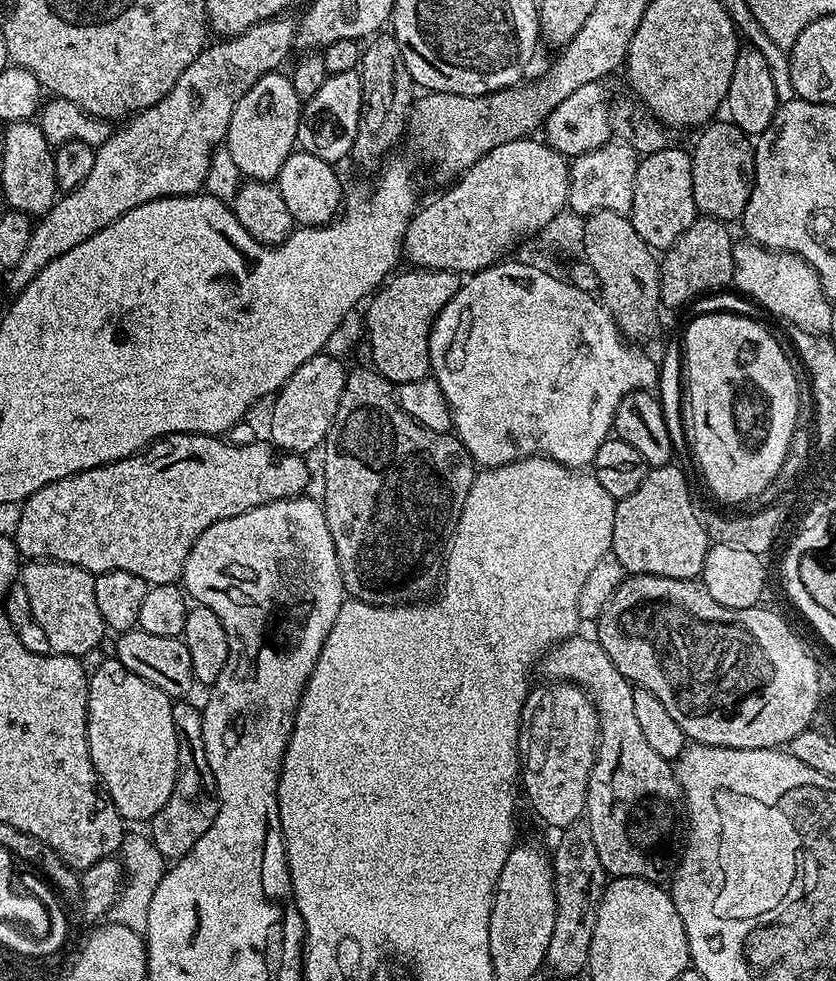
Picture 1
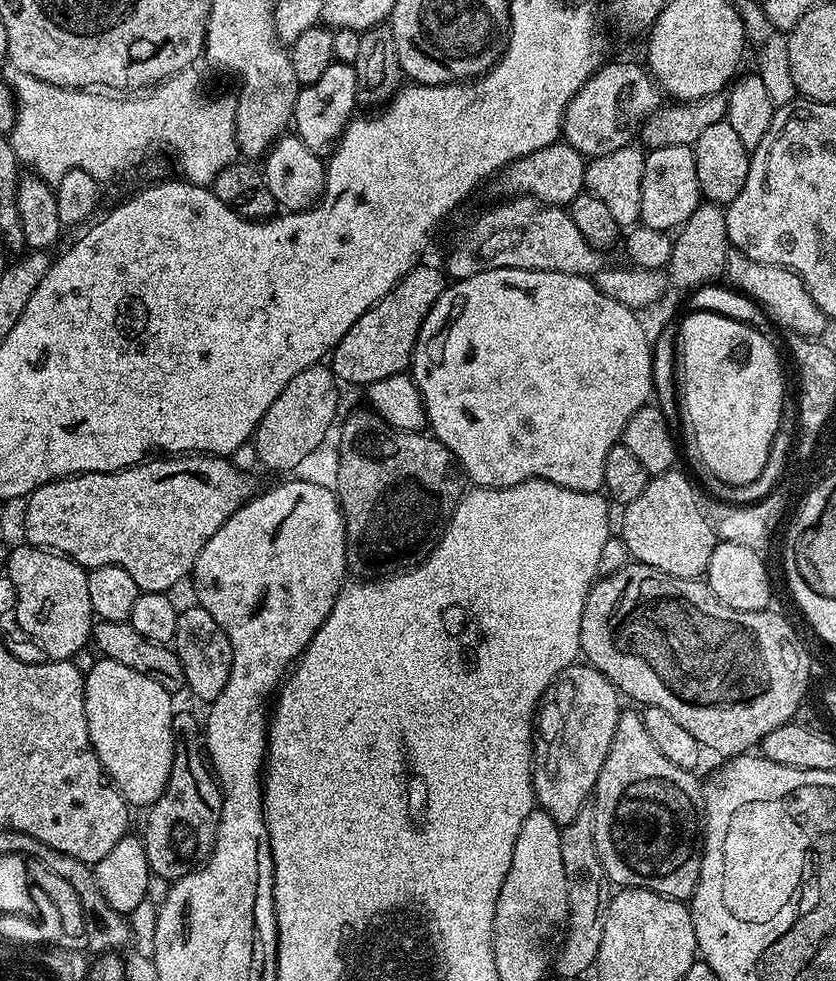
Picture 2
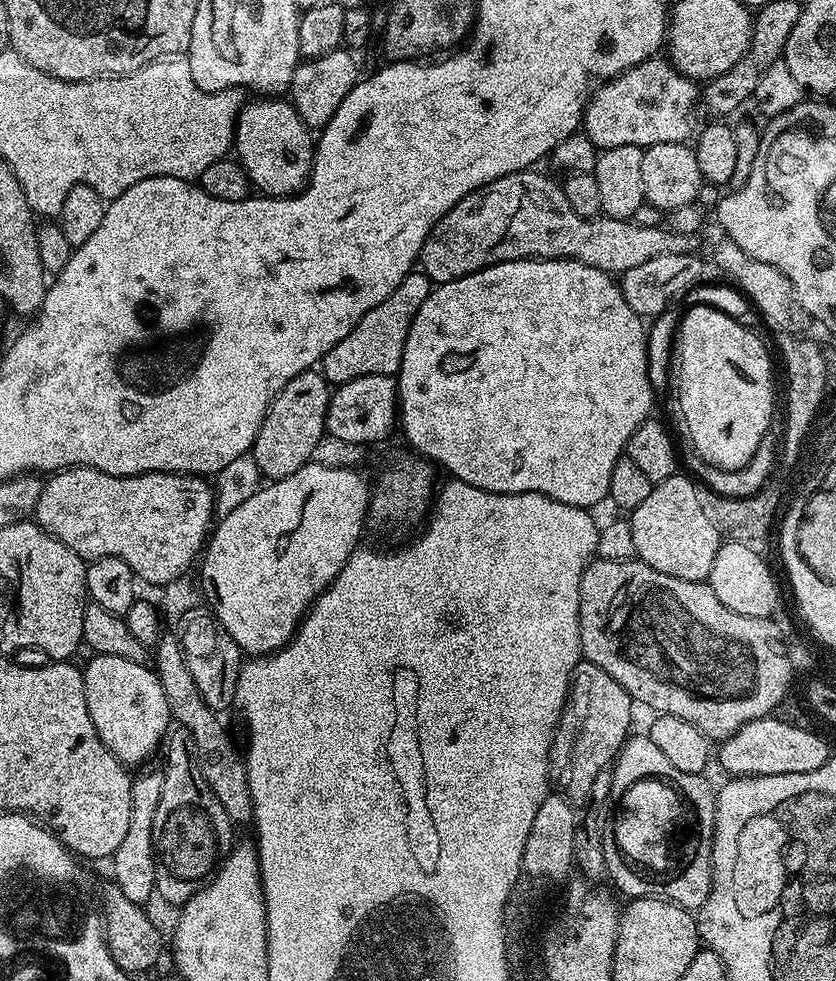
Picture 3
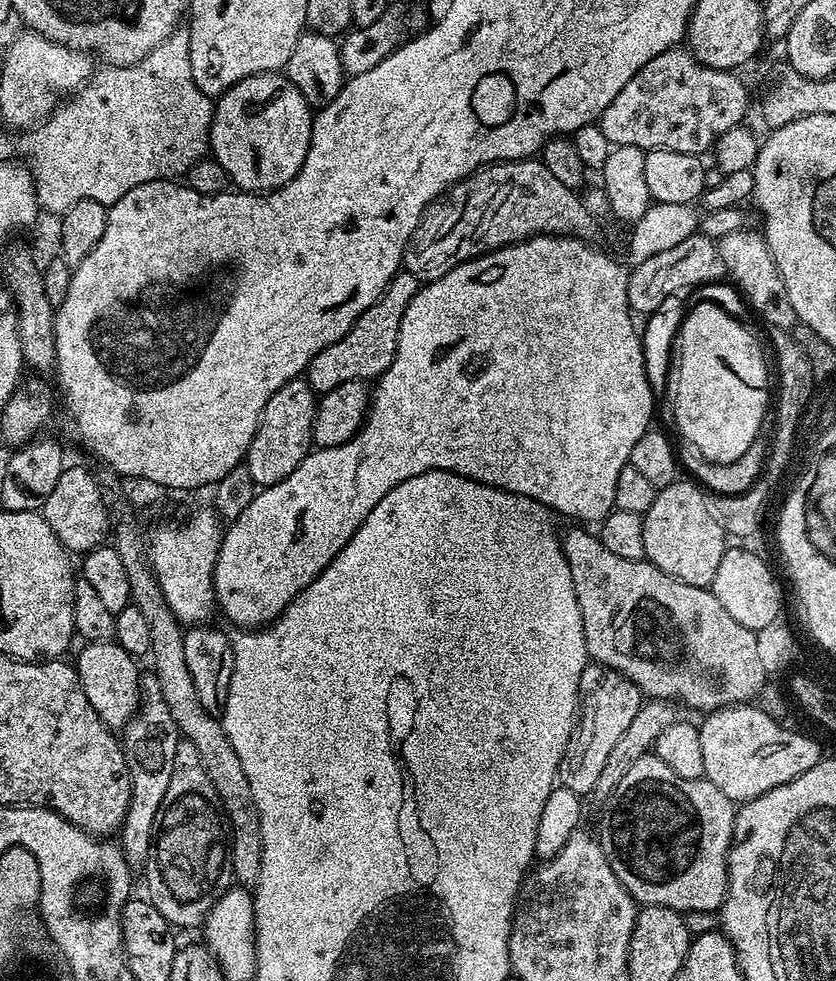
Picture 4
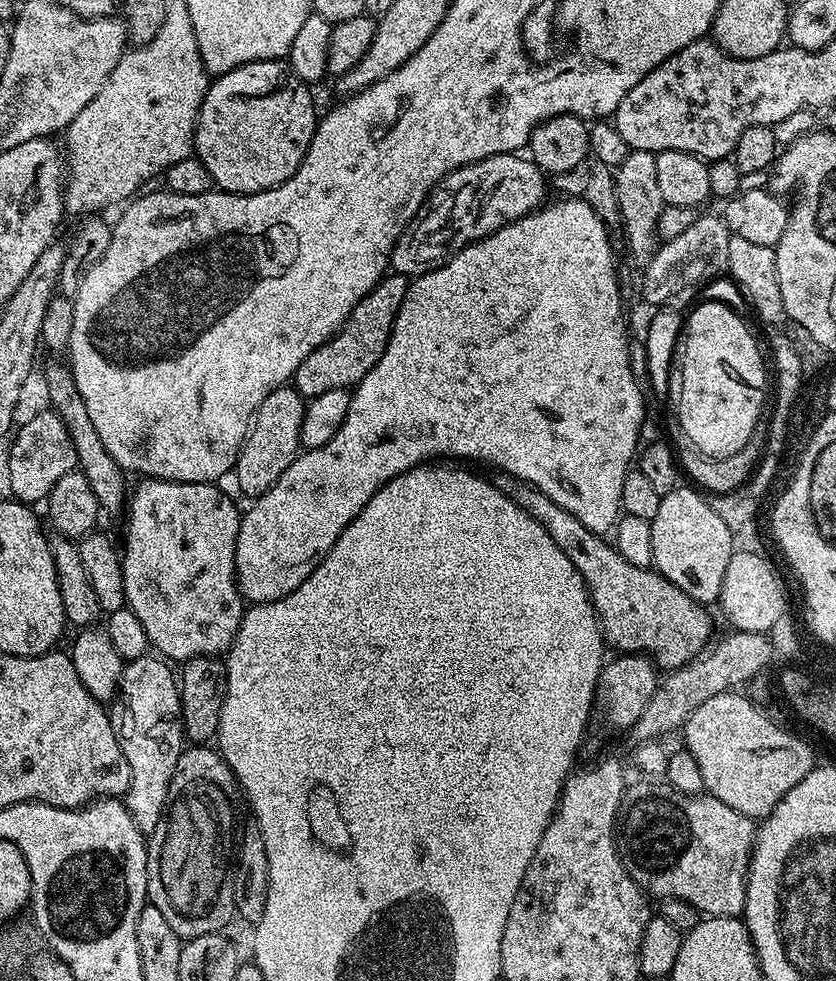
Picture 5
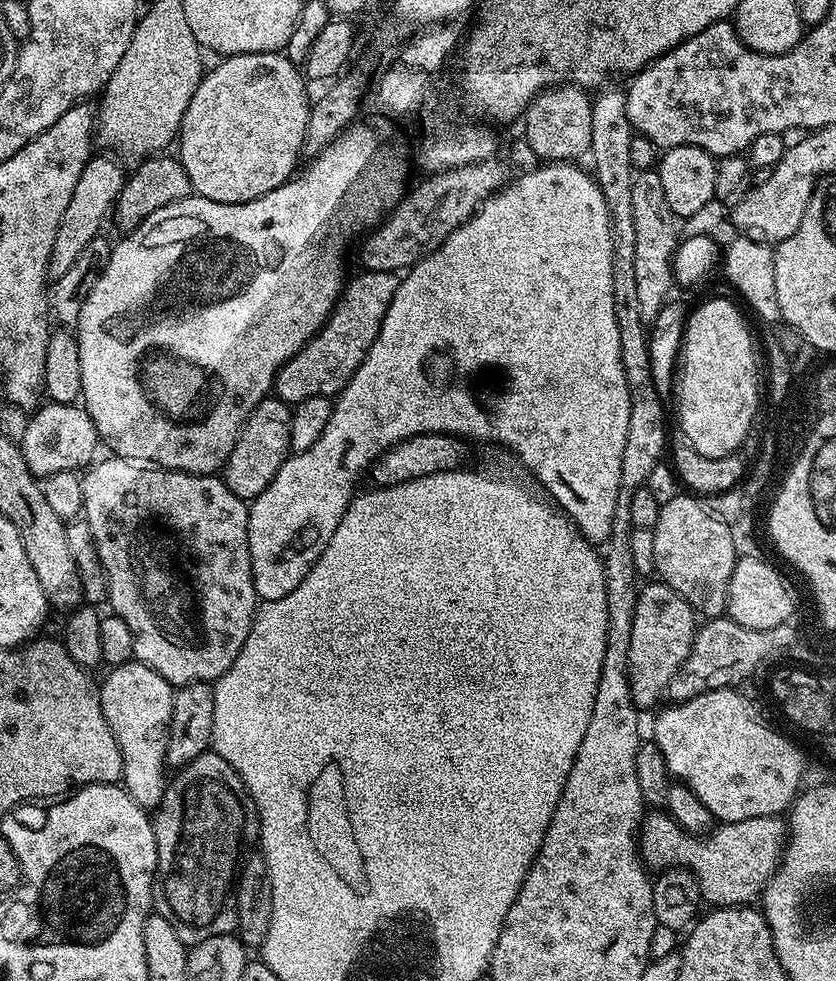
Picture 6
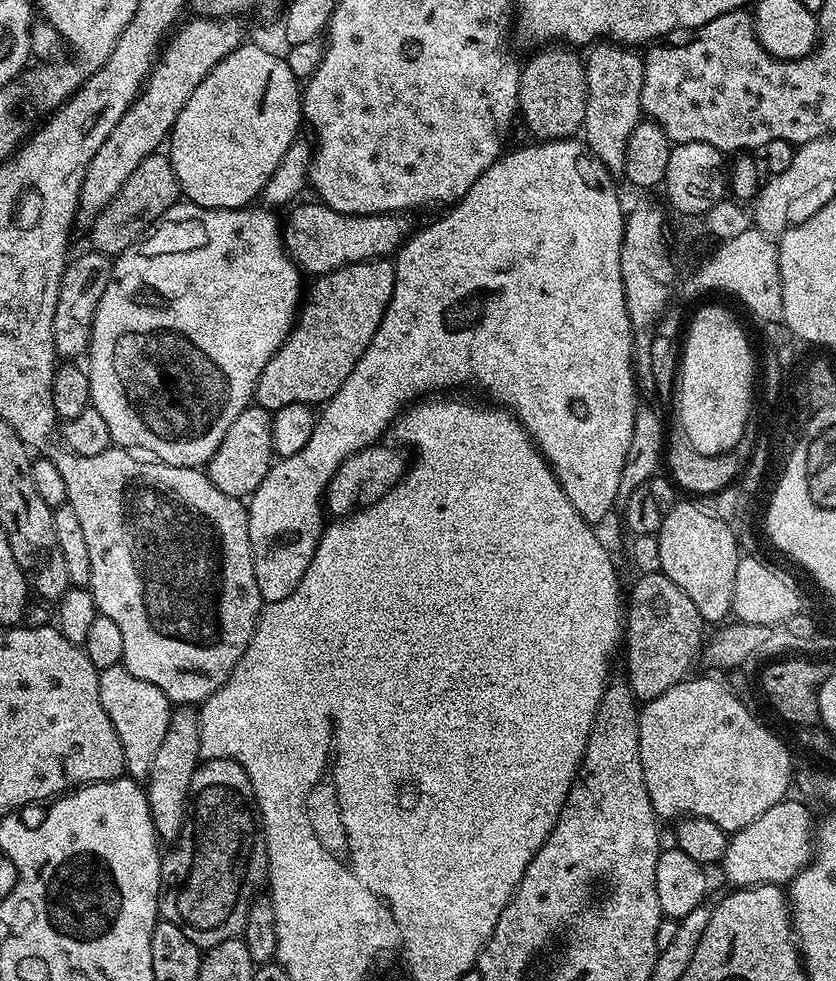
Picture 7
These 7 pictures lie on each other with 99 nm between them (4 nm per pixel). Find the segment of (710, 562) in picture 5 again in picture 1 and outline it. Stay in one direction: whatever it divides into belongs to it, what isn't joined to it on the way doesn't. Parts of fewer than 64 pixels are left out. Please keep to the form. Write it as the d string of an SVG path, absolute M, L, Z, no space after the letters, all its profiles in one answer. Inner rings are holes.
M675 463L664 464L660 468L649 468L642 486L626 498L616 502L614 510L614 534L612 535L611 555L622 562L625 573L634 576L661 576L679 580L696 580L704 571L710 543L705 530L698 526L694 518L697 505L692 502L692 492L684 472Z

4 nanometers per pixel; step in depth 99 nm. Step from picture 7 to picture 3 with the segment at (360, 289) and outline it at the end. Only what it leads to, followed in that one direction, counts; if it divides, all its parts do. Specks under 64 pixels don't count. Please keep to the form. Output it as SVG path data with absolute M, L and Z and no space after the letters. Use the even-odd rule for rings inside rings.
M413 270L385 298L378 302L352 327L350 334L338 342L324 355L322 375L329 385L339 386L354 378L362 378L366 374L382 374L396 376L402 366L402 350L406 346L406 338L422 302L431 294L434 285L423 272Z

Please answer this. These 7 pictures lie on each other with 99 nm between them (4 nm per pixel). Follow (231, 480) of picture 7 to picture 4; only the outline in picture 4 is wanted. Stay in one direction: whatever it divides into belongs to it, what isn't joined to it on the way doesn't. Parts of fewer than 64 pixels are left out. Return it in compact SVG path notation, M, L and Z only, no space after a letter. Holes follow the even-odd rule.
M297 378L286 382L286 386L266 402L246 457L250 478L256 486L269 488L282 482L294 474L308 453L313 451L312 427L317 399L318 394L309 386L307 379Z

